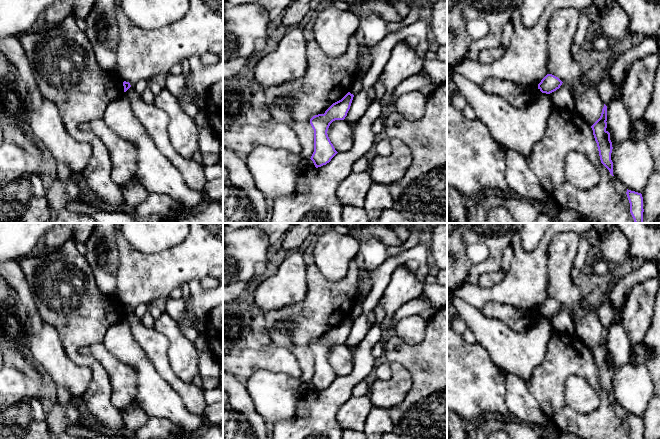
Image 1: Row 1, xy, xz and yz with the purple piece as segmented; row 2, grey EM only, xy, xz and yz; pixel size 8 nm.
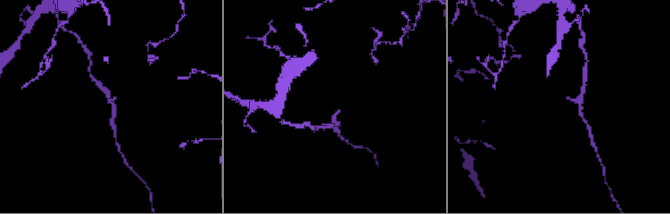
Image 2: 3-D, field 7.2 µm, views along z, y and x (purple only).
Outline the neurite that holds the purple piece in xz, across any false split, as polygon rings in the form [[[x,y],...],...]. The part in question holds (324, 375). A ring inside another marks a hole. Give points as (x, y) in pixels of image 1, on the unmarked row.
[[[348,316],[341,324],[333,327],[324,338],[310,343],[314,354],[314,376],[311,380],[316,392],[326,389],[338,377],[331,367],[327,355],[335,344],[344,344],[350,333],[354,319]]]

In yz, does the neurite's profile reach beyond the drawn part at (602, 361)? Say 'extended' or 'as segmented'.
as segmented

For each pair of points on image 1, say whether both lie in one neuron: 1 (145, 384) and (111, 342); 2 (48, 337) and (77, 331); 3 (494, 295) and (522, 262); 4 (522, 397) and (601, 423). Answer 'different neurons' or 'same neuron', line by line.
1: same neuron
2: different neurons
3: same neuron
4: different neurons

